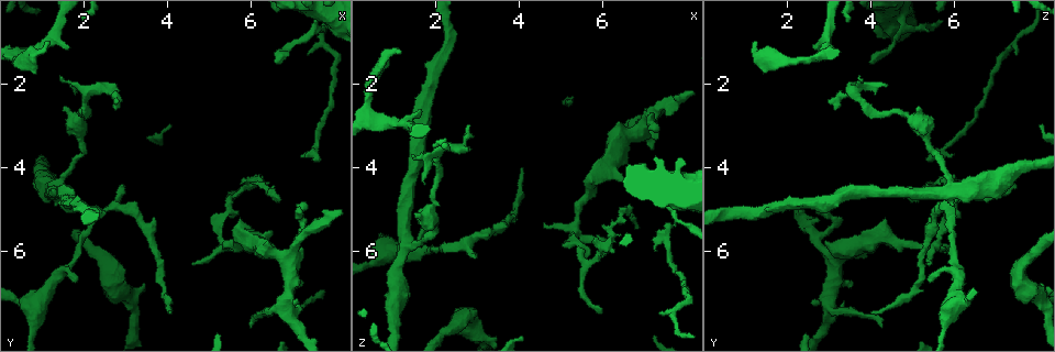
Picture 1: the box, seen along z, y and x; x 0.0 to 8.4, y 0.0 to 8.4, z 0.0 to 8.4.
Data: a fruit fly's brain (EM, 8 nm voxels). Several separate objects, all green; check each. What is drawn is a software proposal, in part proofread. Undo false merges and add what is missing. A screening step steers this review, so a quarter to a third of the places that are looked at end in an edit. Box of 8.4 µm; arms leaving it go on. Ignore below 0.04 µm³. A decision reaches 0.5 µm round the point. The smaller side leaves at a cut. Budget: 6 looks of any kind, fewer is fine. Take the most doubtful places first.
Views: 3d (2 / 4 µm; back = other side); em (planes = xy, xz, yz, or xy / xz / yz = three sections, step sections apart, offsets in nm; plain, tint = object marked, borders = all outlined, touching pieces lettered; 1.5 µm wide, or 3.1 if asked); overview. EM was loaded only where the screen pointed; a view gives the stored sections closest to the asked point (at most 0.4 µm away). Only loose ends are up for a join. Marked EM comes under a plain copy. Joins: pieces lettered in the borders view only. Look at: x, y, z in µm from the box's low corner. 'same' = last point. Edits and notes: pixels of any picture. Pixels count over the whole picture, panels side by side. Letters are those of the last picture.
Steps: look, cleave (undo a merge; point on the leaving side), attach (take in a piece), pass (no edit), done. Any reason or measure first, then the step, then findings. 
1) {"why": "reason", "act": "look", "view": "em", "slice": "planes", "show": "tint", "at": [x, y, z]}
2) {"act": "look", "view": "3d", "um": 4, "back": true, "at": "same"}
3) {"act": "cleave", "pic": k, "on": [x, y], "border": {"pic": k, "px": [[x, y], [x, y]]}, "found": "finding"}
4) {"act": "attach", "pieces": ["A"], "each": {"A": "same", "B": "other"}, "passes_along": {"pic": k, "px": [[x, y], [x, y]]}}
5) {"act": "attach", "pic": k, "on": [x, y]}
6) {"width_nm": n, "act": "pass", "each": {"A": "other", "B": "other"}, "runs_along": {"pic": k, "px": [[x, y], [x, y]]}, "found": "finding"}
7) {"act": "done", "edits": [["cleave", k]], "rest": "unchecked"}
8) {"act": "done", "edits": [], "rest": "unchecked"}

{"act": "look", "view": "em", "slice": "xz", "step": 8, "show": "tint", "at": [1.65, 1.10, 2.60]}

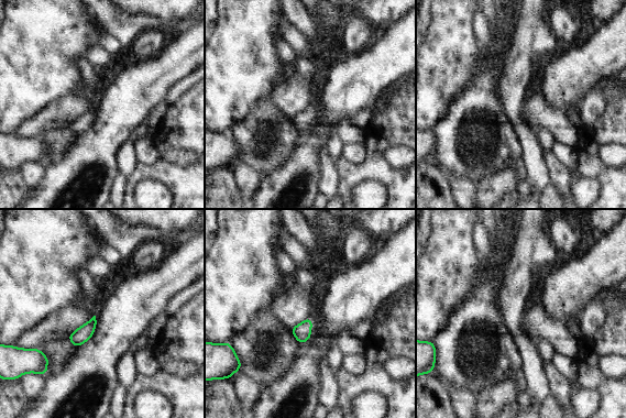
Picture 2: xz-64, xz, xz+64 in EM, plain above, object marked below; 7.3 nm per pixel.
{"act": "look", "view": "em", "slice": "xz", "step": 8, "show": "borders", "at": "same"}

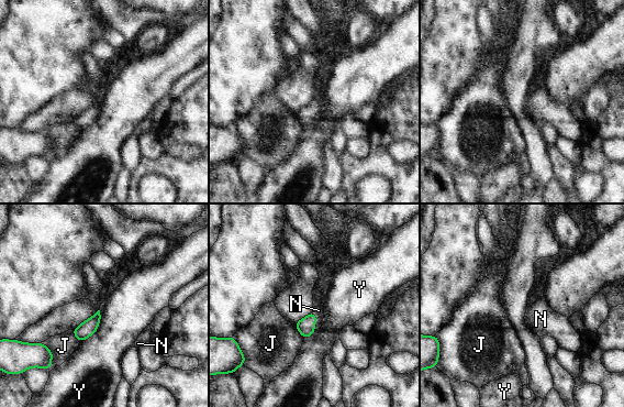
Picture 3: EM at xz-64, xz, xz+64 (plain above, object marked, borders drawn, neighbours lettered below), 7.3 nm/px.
{"act": "attach", "pieces": ["N"], "each": {"J": "other", "N": "same", "Y": "other"}, "passes_along": {"pic": 3, "px": [[305, 327], [315, 320], [319, 310]]}, "found": "the neuron continues"}

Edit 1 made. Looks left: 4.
{"why": "tapers out", "act": "look", "view": "3d", "um": 4, "at": [2.95, 4.45, 6.10]}

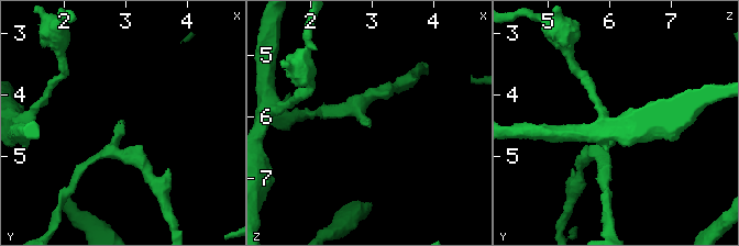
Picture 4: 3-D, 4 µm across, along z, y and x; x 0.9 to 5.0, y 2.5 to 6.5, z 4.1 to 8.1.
{"act": "look", "view": "em", "slice": "xy", "step": 8, "show": "tint", "at": [2.95, 4.40, 6.20]}

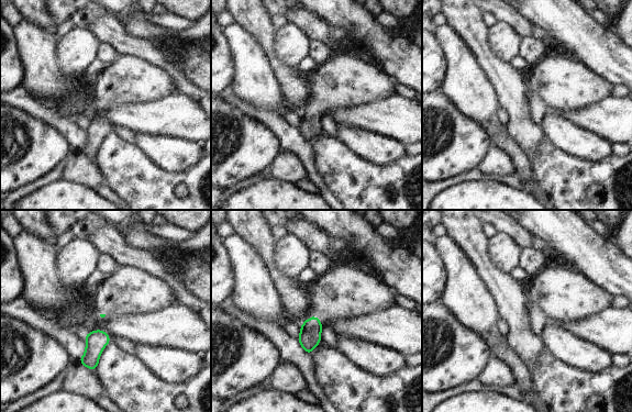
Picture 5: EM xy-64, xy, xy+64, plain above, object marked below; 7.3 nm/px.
{"act": "look", "view": "em", "slice": "planes", "show": "borders", "at": "same"}

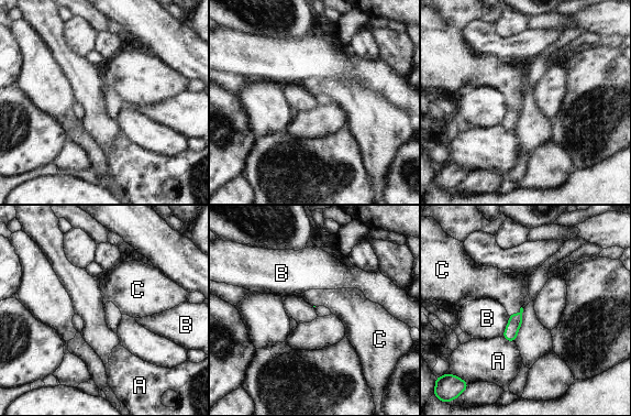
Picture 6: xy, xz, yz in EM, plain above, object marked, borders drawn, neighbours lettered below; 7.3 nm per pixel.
{"longest_contact_nm": ["B", 170], "act": "attach", "pieces": ["C"], "each": {"A": "other", "B": "other", "C": "same"}, "passes_along": {"pic": 6, "px": [[510, 332], [516, 314], [510, 289]]}, "found": "the neuron continues"}

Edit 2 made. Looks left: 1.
{"act": "done", "edits": [["attach", 3], ["attach", 6]], "rest": "unchecked"}

